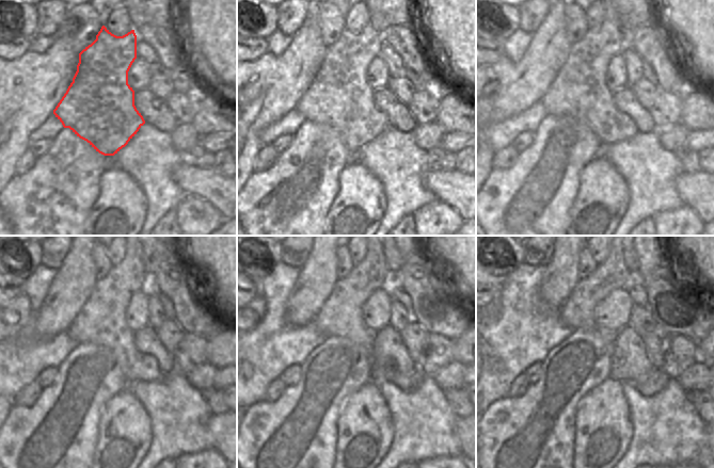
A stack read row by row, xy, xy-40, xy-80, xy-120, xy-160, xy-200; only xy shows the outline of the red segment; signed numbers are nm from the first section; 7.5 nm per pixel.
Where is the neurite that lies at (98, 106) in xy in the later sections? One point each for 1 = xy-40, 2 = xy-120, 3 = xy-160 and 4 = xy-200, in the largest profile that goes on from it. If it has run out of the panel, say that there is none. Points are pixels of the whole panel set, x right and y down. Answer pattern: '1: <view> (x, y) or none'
1: xy-40 (339, 97)
2: xy-120 (101, 320)
3: xy-160 (342, 316)
4: xy-200 (576, 312)

